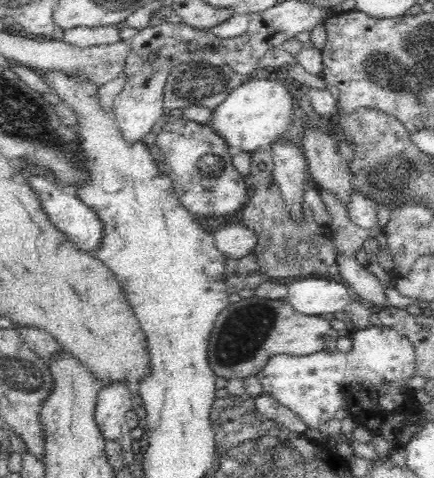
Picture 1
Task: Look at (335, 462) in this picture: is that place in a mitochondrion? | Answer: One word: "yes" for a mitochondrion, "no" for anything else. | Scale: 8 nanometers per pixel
no

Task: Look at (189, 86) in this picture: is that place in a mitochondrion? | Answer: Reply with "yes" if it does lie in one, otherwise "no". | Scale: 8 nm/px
yes

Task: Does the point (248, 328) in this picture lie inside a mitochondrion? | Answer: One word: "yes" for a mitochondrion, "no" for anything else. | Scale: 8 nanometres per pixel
yes

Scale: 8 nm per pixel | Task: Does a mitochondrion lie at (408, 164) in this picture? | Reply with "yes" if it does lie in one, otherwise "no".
yes

